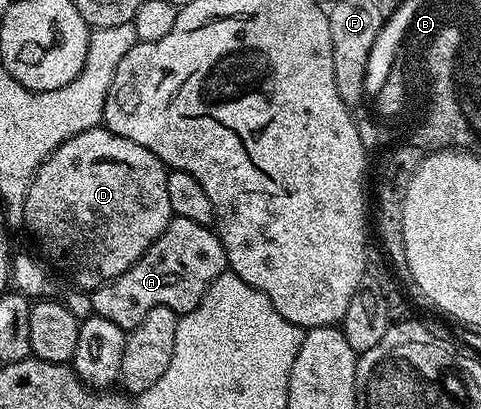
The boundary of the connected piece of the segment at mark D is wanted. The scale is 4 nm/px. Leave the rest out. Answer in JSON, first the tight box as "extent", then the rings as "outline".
{"extent":[23,126,172,290],"outline":[[[102,126],[90,128],[81,134],[77,134],[73,138],[69,138],[61,146],[57,146],[57,150],[53,150],[53,154],[47,158],[42,166],[35,171],[35,177],[31,180],[29,190],[25,194],[25,206],[23,207],[23,224],[28,228],[37,239],[43,243],[43,248],[47,251],[47,256],[64,272],[65,275],[71,276],[71,280],[76,289],[94,290],[106,284],[109,280],[115,280],[121,274],[125,274],[125,270],[129,270],[129,266],[133,266],[133,262],[137,262],[137,258],[141,258],[141,254],[145,254],[145,250],[149,250],[152,242],[158,238],[165,230],[165,226],[171,221],[172,211],[169,206],[169,186],[167,185],[168,169],[165,165],[155,157],[149,150],[145,150],[145,146],[137,146],[137,142],[129,142],[129,138],[121,138],[117,134],[113,134],[109,129]]]}

